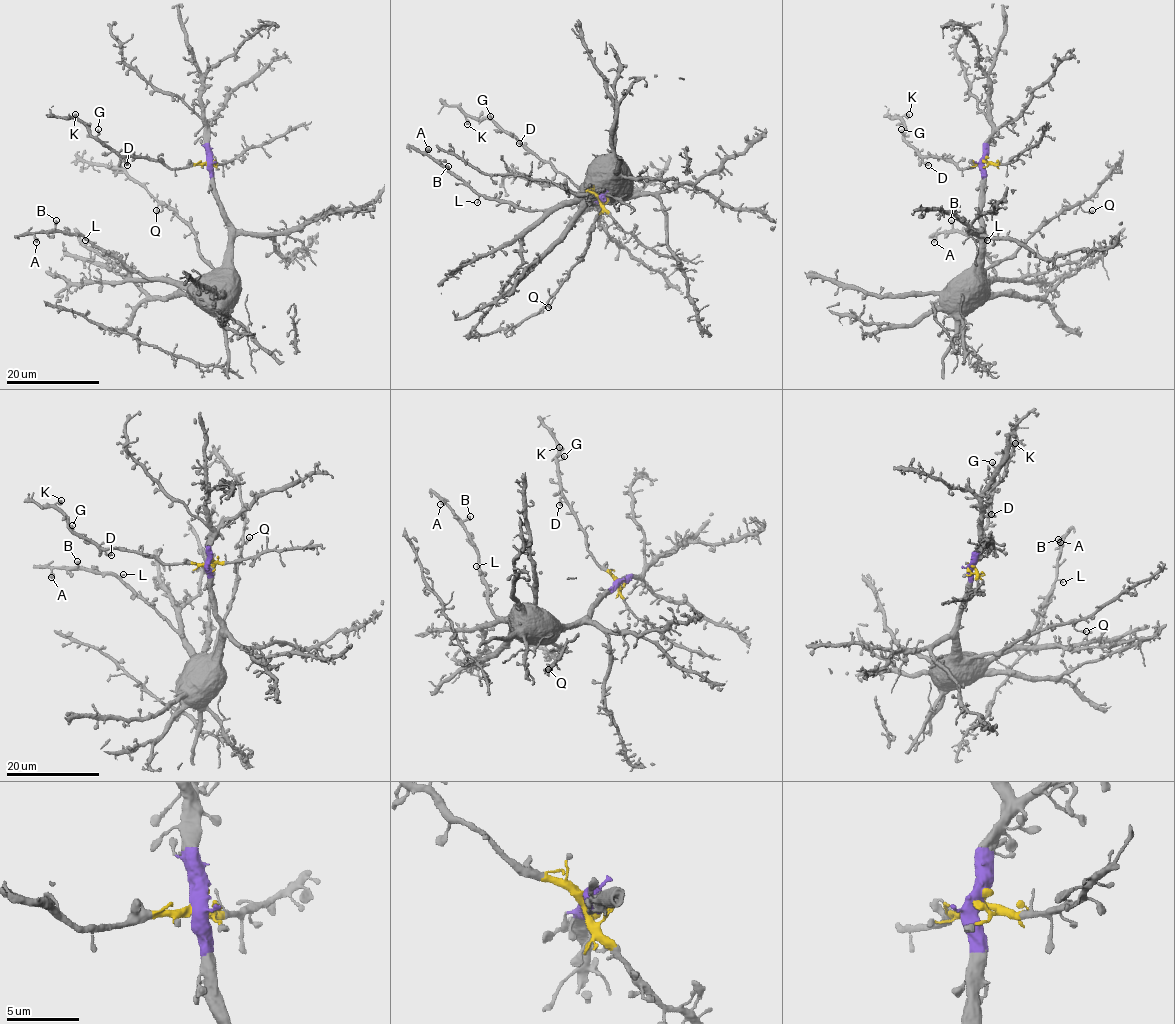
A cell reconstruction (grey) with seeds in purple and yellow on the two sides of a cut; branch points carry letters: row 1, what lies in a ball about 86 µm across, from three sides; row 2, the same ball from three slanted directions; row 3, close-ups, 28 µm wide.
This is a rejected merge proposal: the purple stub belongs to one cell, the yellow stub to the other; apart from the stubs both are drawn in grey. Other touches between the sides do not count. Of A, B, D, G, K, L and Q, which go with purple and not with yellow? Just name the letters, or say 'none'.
A, B, L, Q

